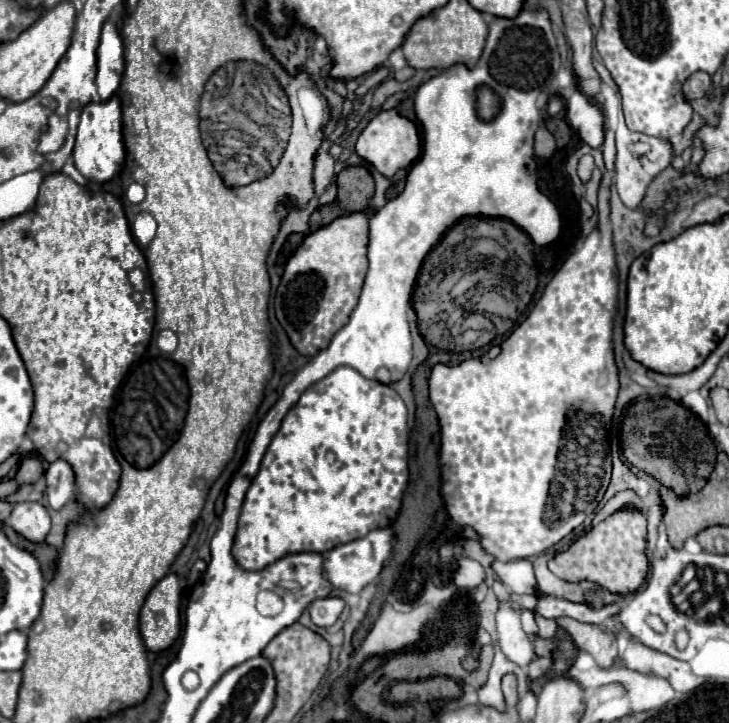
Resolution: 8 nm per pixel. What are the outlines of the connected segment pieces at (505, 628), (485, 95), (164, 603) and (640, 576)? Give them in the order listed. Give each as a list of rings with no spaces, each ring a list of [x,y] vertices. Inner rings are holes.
[[[511,595],[507,603],[499,605],[497,613],[497,643],[505,657],[513,663],[531,663],[533,643],[529,635],[521,629],[519,613],[521,609],[533,609],[537,605],[537,597],[533,595]]]
[[[489,87],[477,91],[477,113],[481,121],[491,121],[499,113],[499,97]]]
[[[169,573],[147,595],[141,609],[141,635],[145,647],[153,653],[167,651],[179,637],[179,601],[181,581]]]
[[[625,509],[621,513],[613,513],[579,537],[567,551],[555,555],[549,561],[549,569],[563,581],[593,581],[615,595],[637,591],[647,577],[645,525],[645,517],[639,511]]]

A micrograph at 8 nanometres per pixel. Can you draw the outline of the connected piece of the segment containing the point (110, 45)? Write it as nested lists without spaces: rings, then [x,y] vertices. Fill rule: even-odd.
[[[107,21],[103,25],[101,43],[97,49],[95,85],[97,85],[101,101],[109,101],[117,93],[123,79],[123,69],[125,69],[125,61],[123,61],[121,35],[117,33],[117,27]]]

